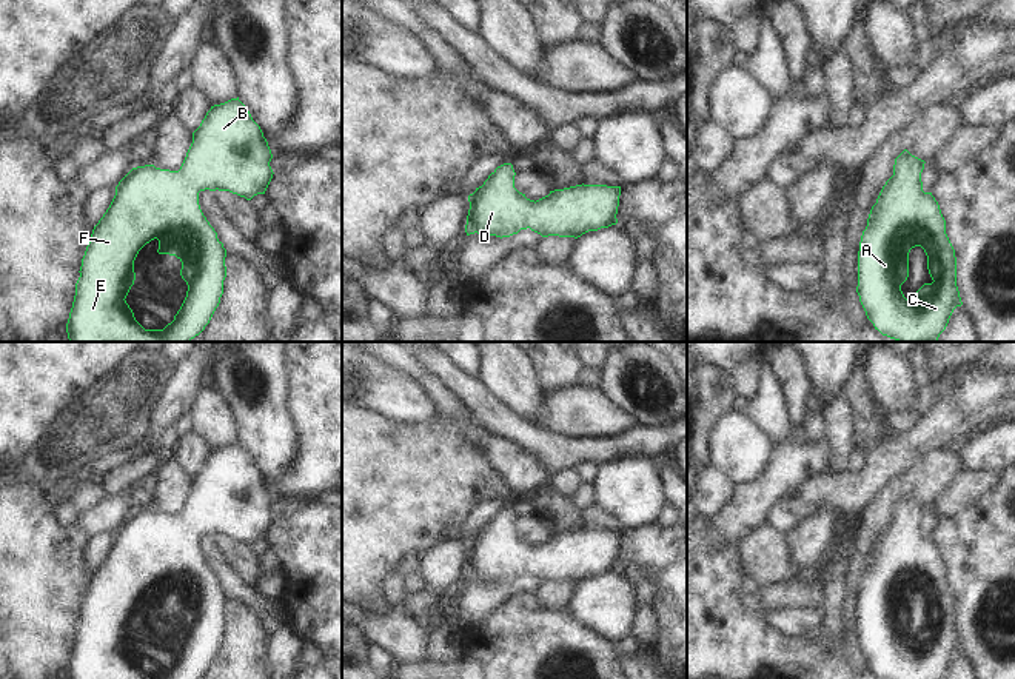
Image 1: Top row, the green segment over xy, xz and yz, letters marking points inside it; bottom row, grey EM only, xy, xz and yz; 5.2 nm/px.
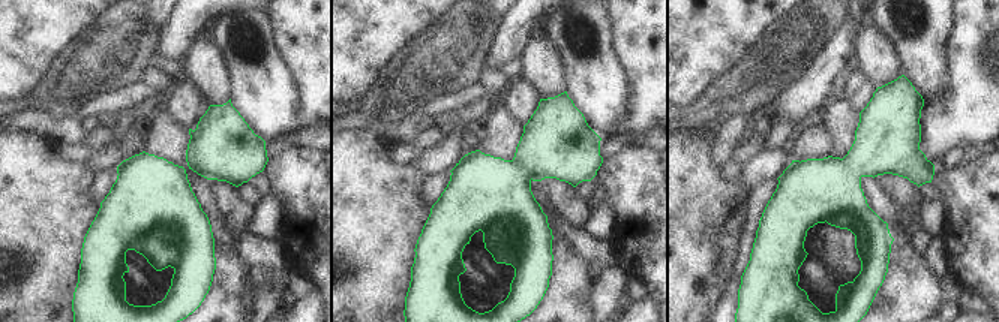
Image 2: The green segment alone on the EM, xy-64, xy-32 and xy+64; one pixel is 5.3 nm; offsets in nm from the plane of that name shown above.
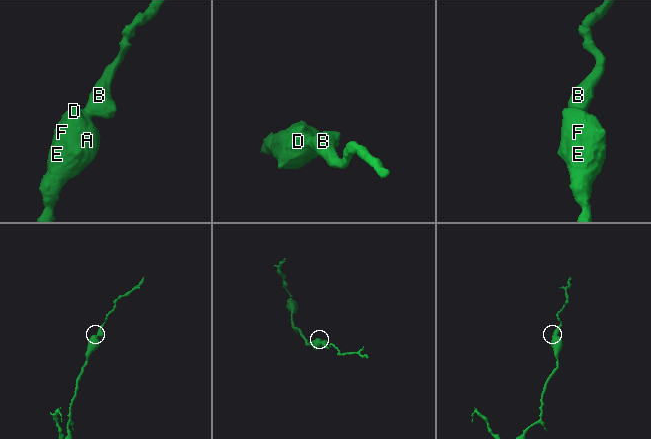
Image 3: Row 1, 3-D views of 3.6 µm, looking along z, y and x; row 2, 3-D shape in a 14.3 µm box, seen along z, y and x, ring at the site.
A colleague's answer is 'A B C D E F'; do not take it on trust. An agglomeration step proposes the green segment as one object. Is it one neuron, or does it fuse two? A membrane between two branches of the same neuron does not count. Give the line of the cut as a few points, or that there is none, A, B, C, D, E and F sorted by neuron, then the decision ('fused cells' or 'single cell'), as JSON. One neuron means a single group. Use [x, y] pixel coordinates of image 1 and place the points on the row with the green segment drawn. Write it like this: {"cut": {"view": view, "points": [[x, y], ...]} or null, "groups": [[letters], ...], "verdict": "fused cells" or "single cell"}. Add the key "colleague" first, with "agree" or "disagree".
{"colleague": "agree", "cut": null, "groups": [["A", "B", "C", "D", "E", "F"]], "verdict": "single cell"}

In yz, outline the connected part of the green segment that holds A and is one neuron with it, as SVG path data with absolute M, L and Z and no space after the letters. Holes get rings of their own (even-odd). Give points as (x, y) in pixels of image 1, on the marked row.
M904 149L893 176L872 206L858 251L856 293L867 319L898 342L938 342L961 297L955 249L932 192L923 191L924 160ZM921 246L932 283L909 302L901 285L909 277L909 253Z

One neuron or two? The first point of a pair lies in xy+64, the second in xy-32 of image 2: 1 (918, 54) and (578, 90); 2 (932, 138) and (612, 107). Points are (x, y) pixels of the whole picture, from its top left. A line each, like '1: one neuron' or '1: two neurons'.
1: one neuron
2: two neurons

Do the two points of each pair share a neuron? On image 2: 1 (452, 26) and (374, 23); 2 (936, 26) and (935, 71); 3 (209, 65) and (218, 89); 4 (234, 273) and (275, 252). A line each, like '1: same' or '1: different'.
1: different
2: same
3: same
4: different

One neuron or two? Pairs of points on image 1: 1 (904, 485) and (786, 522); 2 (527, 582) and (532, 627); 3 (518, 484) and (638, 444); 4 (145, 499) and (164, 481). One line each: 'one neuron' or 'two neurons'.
1: two neurons
2: two neurons
3: two neurons
4: two neurons

